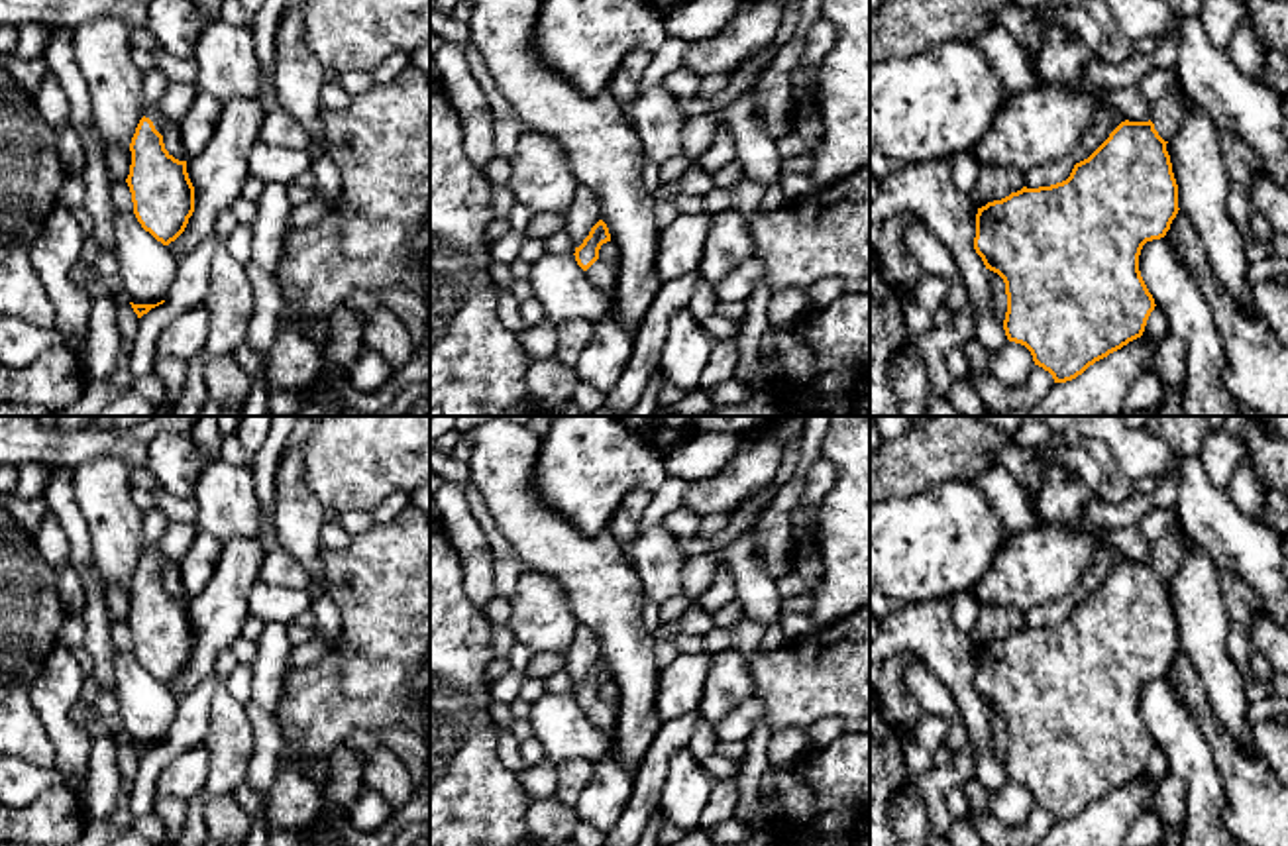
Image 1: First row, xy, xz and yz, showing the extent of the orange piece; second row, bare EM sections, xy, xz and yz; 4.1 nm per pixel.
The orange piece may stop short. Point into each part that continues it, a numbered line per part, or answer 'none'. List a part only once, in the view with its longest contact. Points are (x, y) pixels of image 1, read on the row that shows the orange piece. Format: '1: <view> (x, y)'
1: yz (1167, 112)

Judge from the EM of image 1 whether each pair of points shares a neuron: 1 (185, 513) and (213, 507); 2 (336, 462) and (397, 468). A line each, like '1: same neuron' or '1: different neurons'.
1: different neurons
2: same neuron

